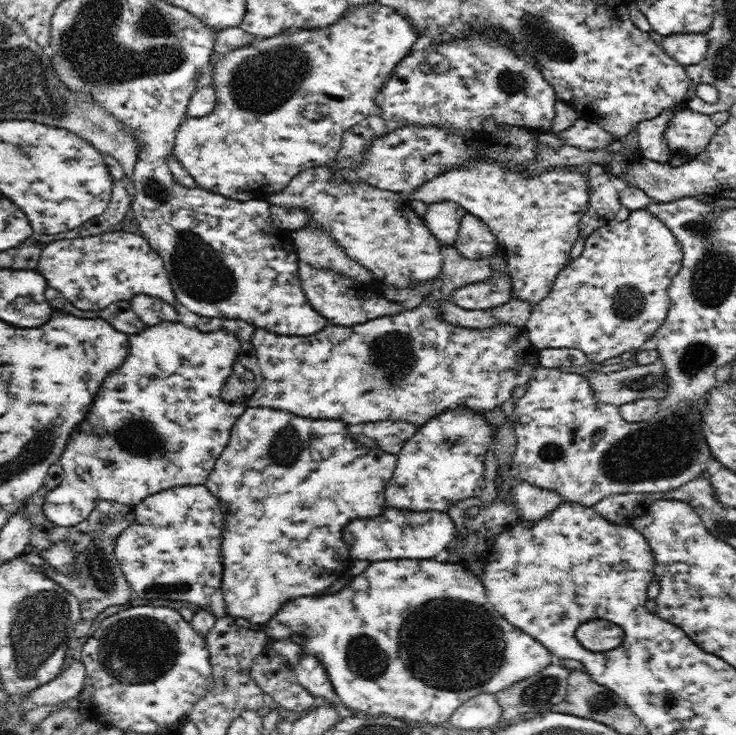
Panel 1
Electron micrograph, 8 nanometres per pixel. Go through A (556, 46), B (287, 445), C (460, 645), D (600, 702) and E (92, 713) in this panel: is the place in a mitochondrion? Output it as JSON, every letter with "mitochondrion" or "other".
{"A":"mitochondrion","B":"mitochondrion","C":"mitochondrion","D":"mitochondrion","E":"other"}

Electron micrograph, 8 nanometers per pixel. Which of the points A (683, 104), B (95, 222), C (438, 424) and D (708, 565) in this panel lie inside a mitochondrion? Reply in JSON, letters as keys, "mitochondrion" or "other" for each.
{"A":"other","B":"other","C":"other","D":"other"}

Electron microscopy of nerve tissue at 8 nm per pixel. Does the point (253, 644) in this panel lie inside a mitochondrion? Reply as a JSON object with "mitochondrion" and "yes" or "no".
{"mitochondrion":"no"}

